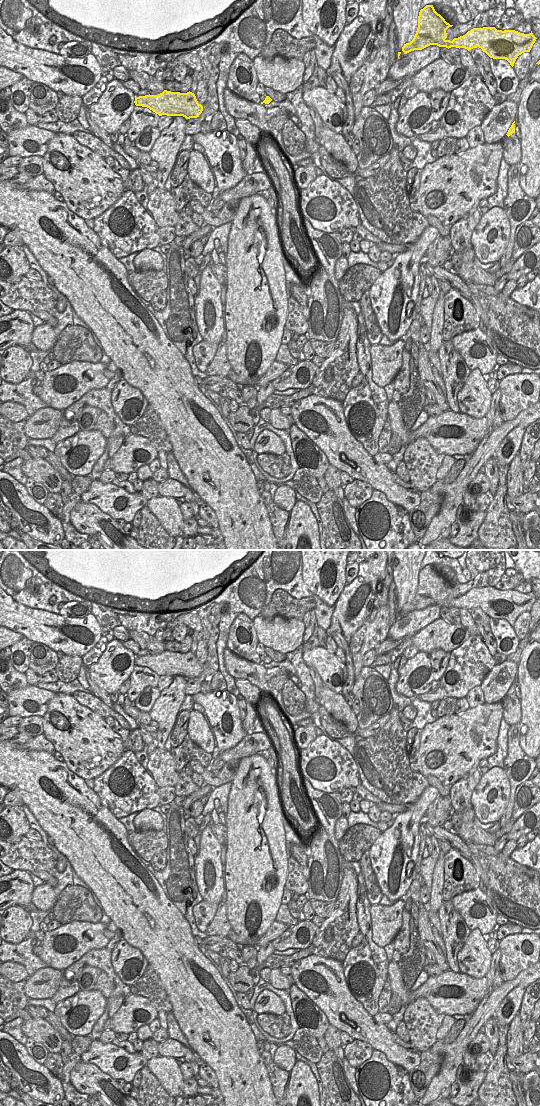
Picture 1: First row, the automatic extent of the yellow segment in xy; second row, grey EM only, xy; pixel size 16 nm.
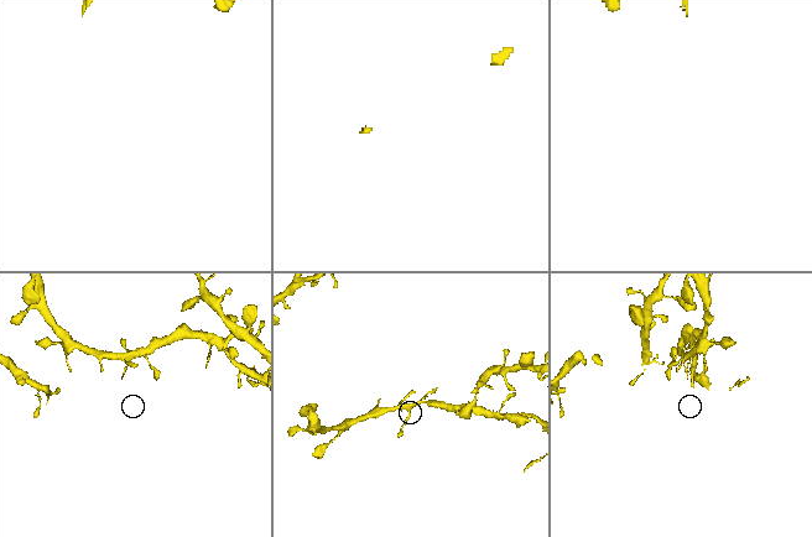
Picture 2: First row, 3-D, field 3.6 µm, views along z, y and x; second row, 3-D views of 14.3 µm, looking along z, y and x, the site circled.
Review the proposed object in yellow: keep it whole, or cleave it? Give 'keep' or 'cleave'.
keep

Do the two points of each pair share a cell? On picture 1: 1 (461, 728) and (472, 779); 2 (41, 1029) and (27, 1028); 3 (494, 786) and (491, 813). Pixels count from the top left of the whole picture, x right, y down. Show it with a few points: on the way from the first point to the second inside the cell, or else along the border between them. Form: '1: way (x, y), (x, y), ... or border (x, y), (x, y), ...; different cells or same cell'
1: border (477, 769), (472, 773), (465, 774), (451, 785); different cells
2: way (38, 1029), (30, 1028); same cell
3: way (498, 793), (491, 806); same cell

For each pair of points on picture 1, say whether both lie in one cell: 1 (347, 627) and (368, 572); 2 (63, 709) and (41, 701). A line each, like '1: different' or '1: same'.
1: same
2: different

